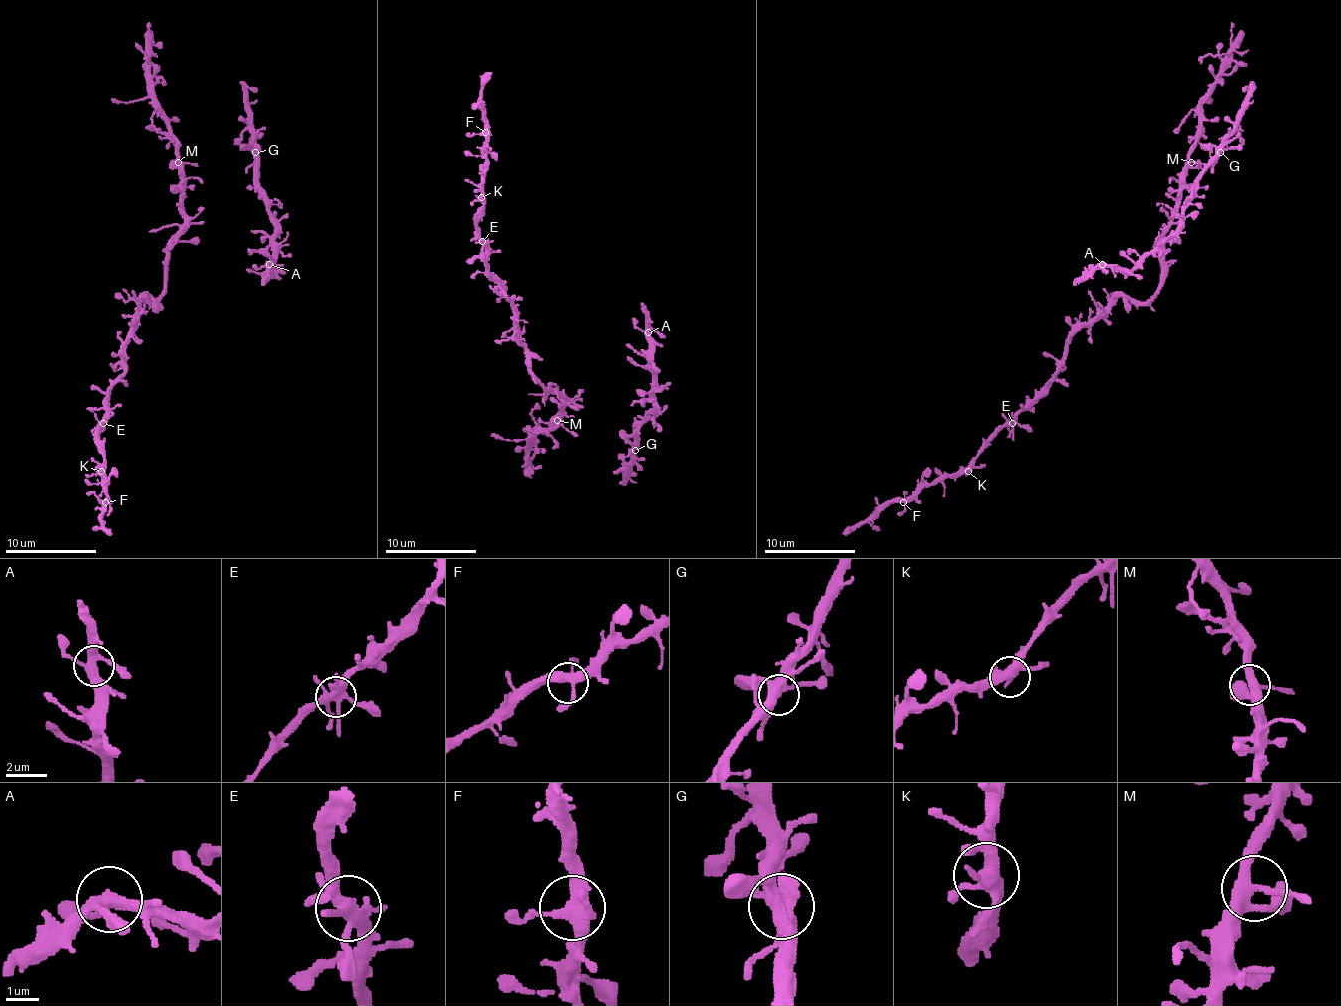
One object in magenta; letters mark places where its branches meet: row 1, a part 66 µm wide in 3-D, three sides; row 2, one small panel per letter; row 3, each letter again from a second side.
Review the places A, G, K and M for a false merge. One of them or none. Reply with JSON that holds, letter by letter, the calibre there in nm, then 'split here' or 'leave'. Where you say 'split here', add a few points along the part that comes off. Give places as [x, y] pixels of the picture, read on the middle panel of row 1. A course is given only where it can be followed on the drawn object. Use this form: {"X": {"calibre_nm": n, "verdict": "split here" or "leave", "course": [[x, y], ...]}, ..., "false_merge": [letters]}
{"A": {"calibre_nm": 340, "verdict": "leave"}, "G": {"calibre_nm": 400, "verdict": "leave"}, "K": {"calibre_nm": 380, "verdict": "leave"}, "M": {"calibre_nm": 360, "verdict": "leave"}, "false_merge": []}

